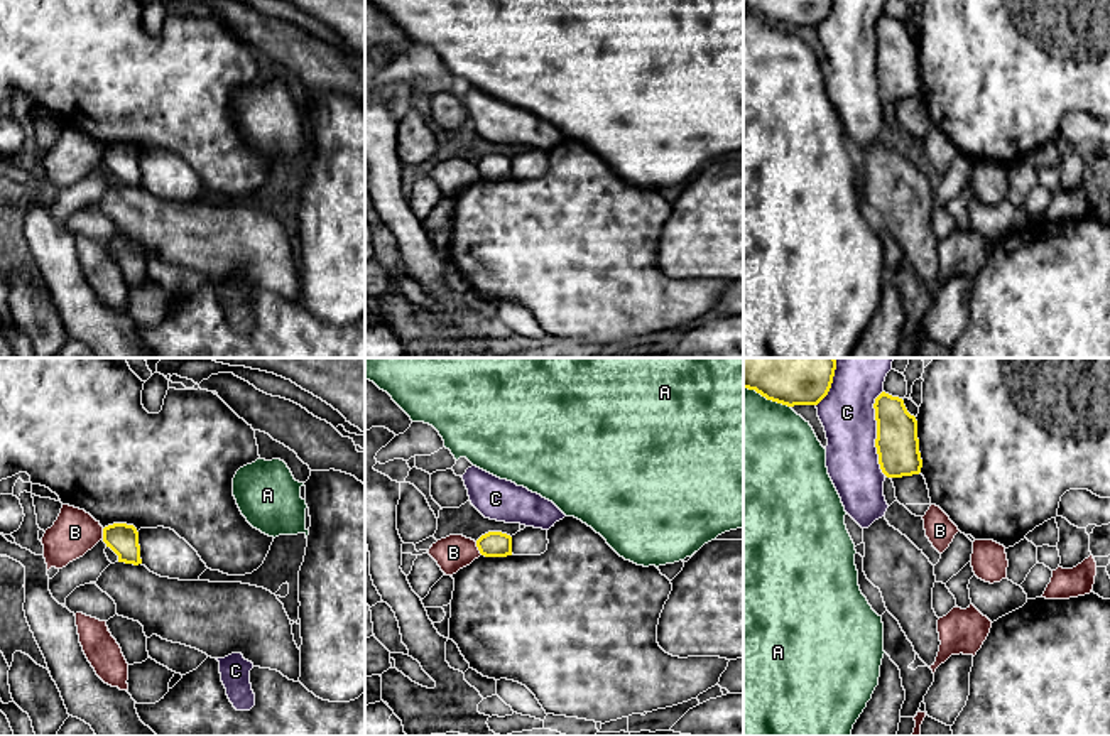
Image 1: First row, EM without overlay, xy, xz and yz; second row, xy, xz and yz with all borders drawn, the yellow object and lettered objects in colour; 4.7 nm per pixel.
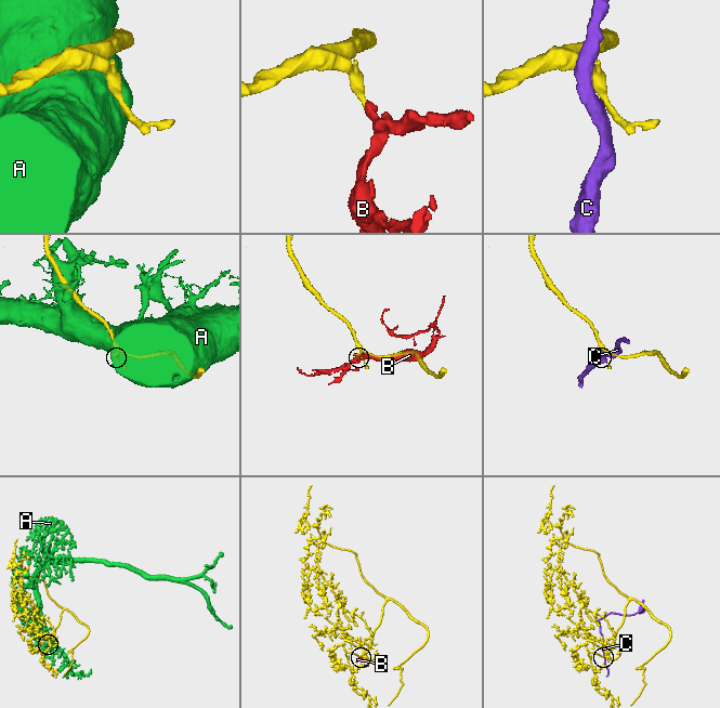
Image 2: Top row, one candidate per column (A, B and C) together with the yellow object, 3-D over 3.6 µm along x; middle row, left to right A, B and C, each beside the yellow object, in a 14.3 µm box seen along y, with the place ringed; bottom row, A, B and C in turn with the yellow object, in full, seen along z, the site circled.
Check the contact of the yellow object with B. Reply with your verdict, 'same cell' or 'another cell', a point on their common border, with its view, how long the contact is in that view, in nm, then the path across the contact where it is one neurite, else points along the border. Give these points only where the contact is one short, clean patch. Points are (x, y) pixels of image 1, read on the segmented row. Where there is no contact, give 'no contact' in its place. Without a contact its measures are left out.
another cell | xz (478, 549) | 70 nm | along xz (475, 542), (482, 554)

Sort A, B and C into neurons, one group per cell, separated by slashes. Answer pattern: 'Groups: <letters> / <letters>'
Groups: A / B / C

